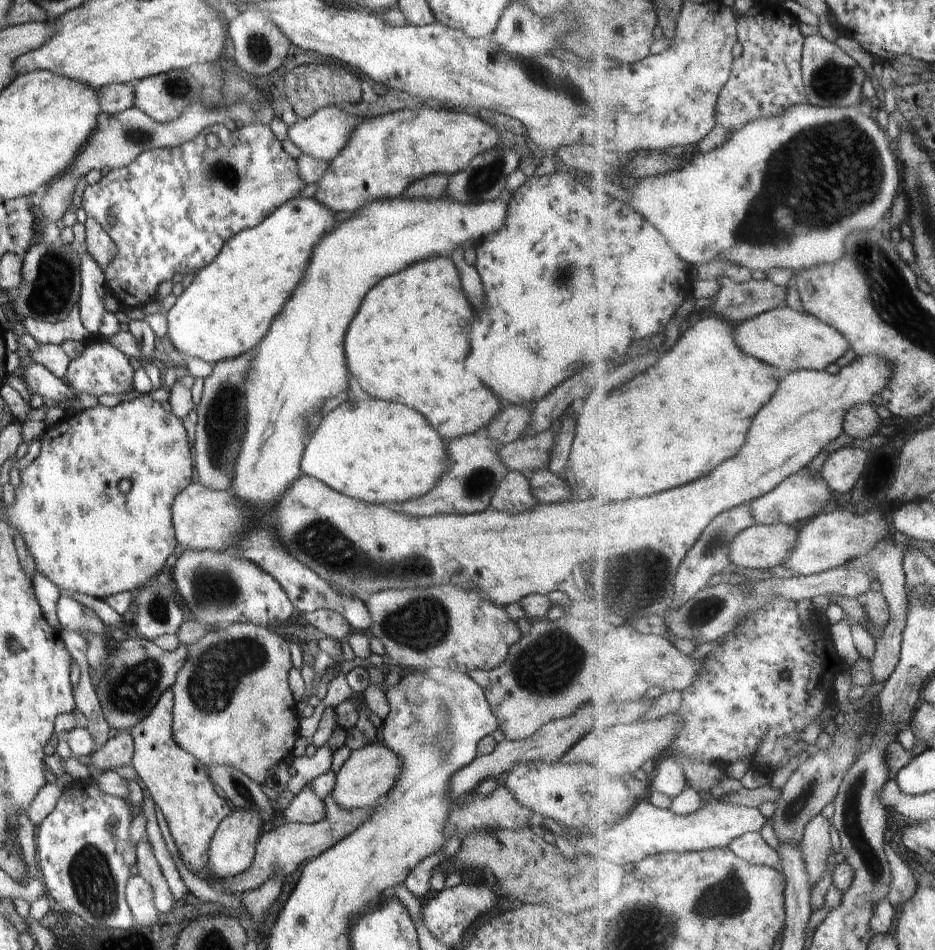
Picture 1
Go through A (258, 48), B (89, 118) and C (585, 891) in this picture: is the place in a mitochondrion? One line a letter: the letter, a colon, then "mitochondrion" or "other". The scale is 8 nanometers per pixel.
A: mitochondrion
B: other
C: other

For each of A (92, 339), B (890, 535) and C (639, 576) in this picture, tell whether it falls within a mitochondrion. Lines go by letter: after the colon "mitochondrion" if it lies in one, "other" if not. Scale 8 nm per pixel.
A: other
B: other
C: mitochondrion

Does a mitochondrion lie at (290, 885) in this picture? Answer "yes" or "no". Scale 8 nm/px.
no

